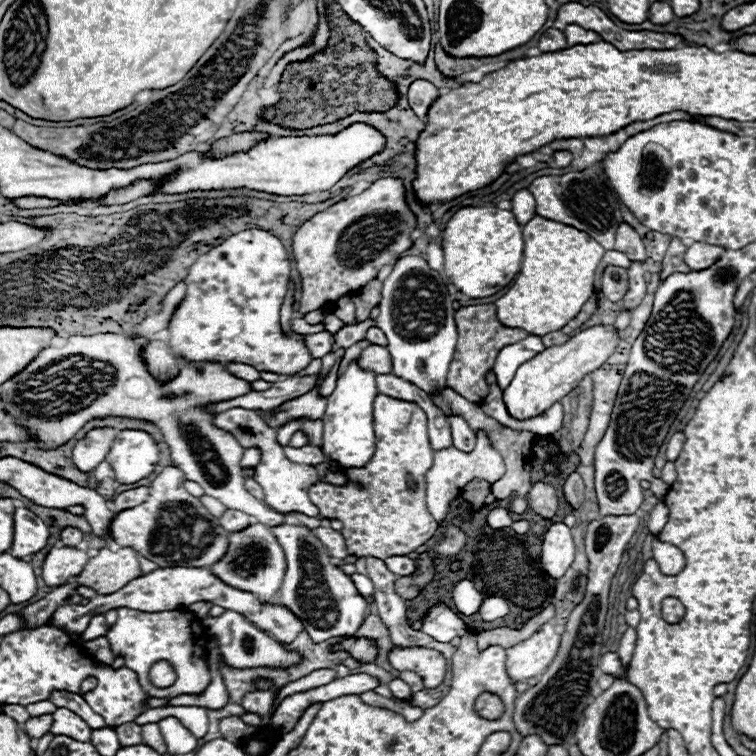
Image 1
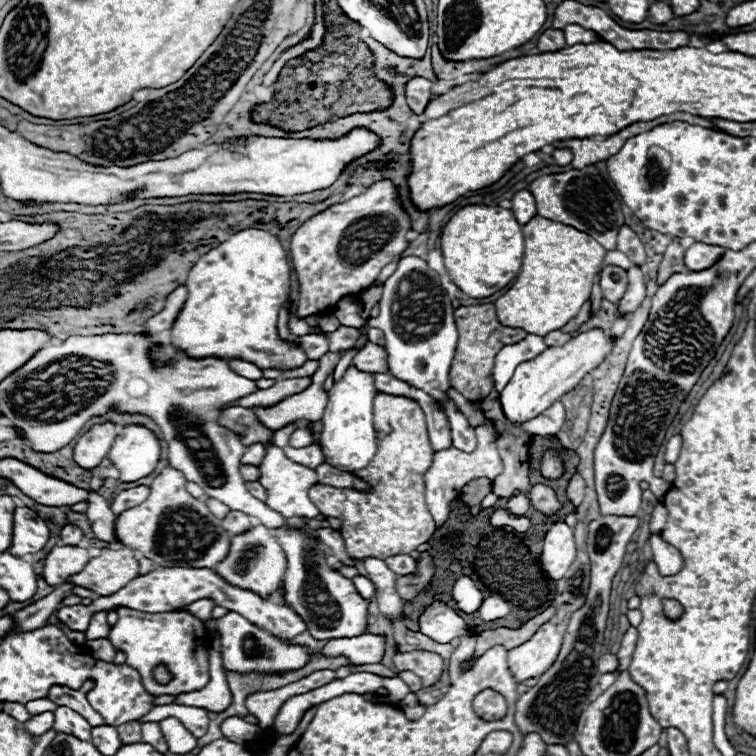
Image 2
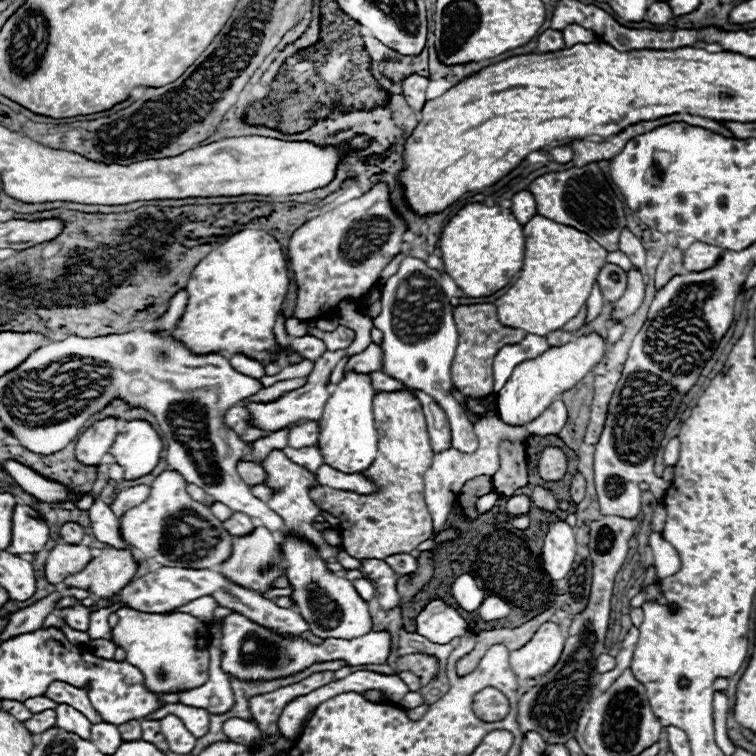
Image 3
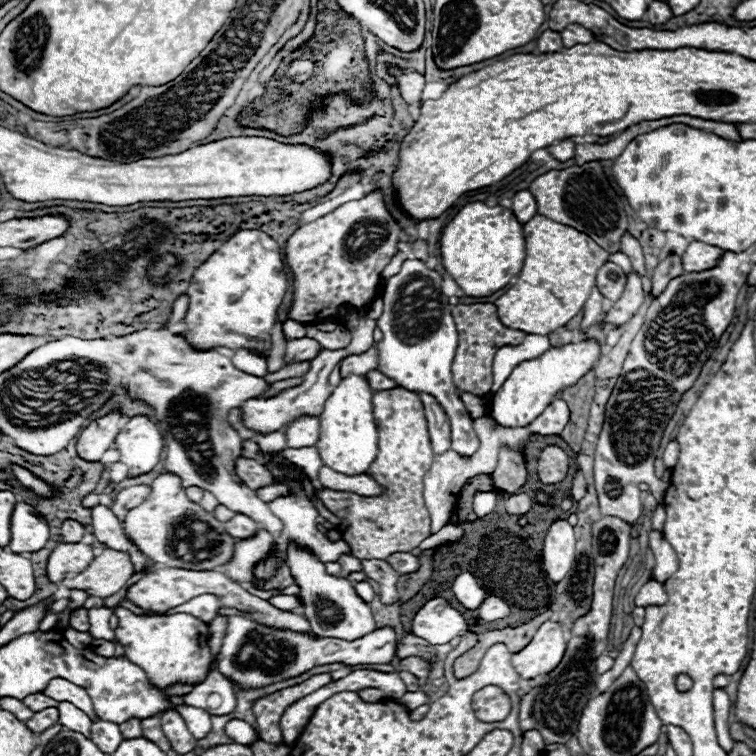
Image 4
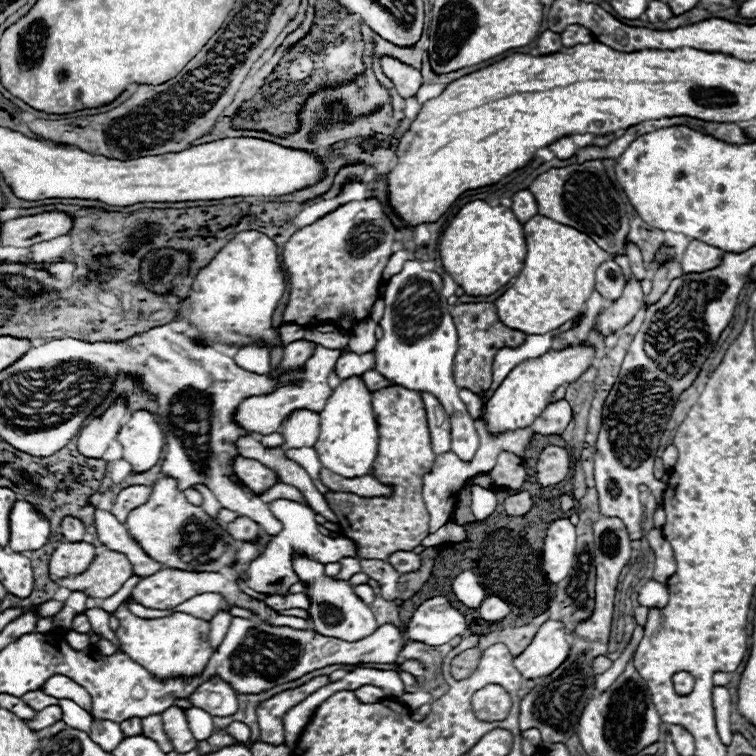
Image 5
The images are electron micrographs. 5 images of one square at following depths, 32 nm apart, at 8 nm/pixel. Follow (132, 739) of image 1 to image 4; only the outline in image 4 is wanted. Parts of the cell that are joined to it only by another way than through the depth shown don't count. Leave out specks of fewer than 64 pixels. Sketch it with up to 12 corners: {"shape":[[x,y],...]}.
{"shape":[[140,720],[120,724],[124,738],[140,736]]}

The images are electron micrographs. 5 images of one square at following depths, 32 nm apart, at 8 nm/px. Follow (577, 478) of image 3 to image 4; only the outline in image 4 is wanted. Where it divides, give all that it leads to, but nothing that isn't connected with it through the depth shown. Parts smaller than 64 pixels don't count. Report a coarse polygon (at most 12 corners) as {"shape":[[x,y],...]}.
{"shape":[[582,472],[574,474],[572,500],[578,502],[586,494],[586,482]]}

